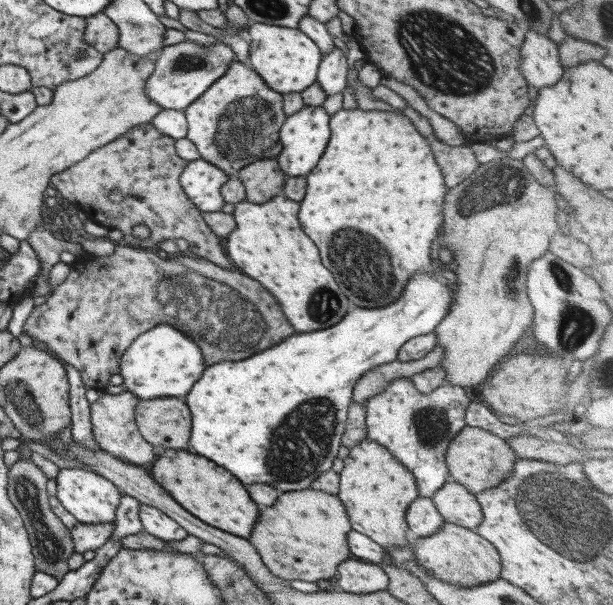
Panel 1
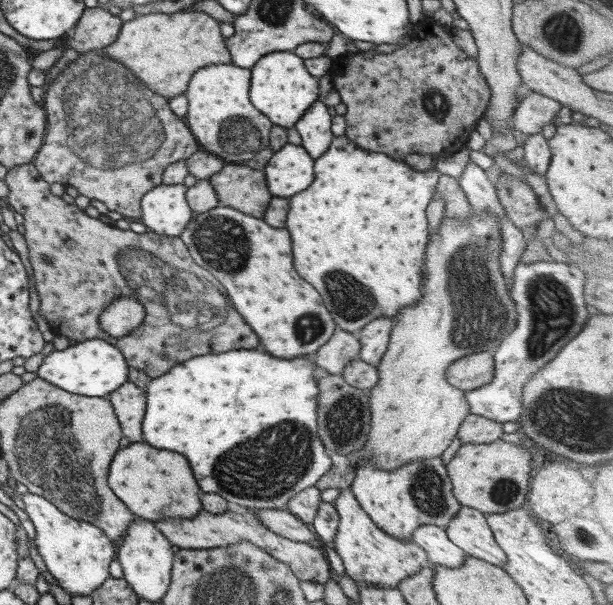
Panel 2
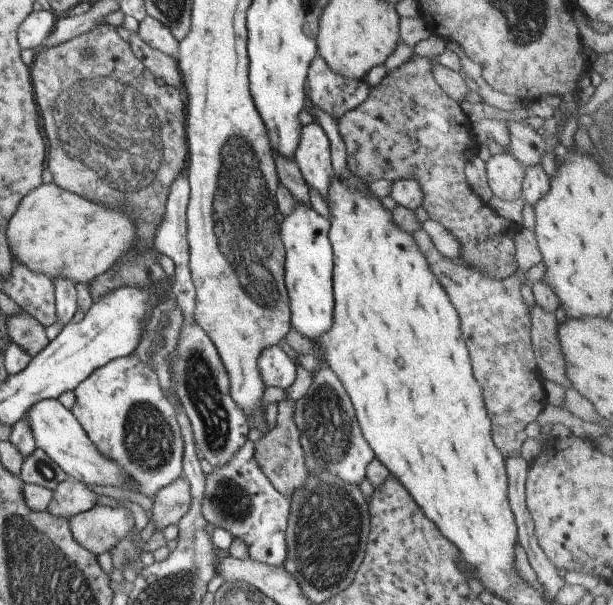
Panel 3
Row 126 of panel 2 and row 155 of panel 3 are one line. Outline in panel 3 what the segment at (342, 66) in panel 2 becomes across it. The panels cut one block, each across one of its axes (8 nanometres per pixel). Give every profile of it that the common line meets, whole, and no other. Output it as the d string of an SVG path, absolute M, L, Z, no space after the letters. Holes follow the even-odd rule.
M414 56L413 58L415 60L406 60L387 78L381 79L377 85L370 87L367 98L361 104L344 112L336 120L338 122L338 131L340 132L341 138L344 140L344 153L348 172L361 177L367 183L374 180L381 180L381 178L390 181L393 179L408 179L409 177L415 179L422 190L422 201L420 206L426 210L428 218L438 222L441 226L444 226L458 240L458 243L460 244L460 256L457 260L459 263L469 265L470 267L477 267L480 271L487 273L490 277L506 277L517 274L516 262L514 259L514 235L511 234L511 232L506 232L506 230L517 230L517 226L515 226L510 220L501 218L489 205L475 195L469 185L467 185L463 175L464 164L475 152L477 146L474 138L470 134L470 124L465 115L463 115L459 103L455 102L452 98L449 98L447 94L443 92L440 84L437 84L437 81L434 79L434 76L432 75L432 68L434 67L432 65L432 58L419 56Z

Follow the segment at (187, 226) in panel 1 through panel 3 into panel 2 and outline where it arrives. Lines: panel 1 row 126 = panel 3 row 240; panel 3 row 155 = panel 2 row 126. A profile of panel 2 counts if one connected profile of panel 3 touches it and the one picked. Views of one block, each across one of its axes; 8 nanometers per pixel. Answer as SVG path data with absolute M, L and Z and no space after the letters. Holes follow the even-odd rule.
M91 49L83 53L78 53L78 55L79 57L77 57L77 59L67 63L55 78L50 79L43 88L44 94L41 105L46 116L46 129L44 130L42 144L37 149L31 162L45 182L49 184L52 182L59 182L65 187L73 186L78 194L82 194L90 200L99 200L99 202L103 202L107 210L116 211L125 219L137 220L137 218L141 216L140 200L142 194L145 194L145 192L151 190L151 188L161 184L162 172L165 166L179 160L184 161L189 155L201 150L201 148L193 139L183 118L177 117L177 115L173 114L173 111L169 109L167 99L149 90L149 87L143 85L137 77L133 76L123 63L119 63L119 61L115 61L115 59L111 59L111 57L107 57L107 55L103 53L103 49Z

